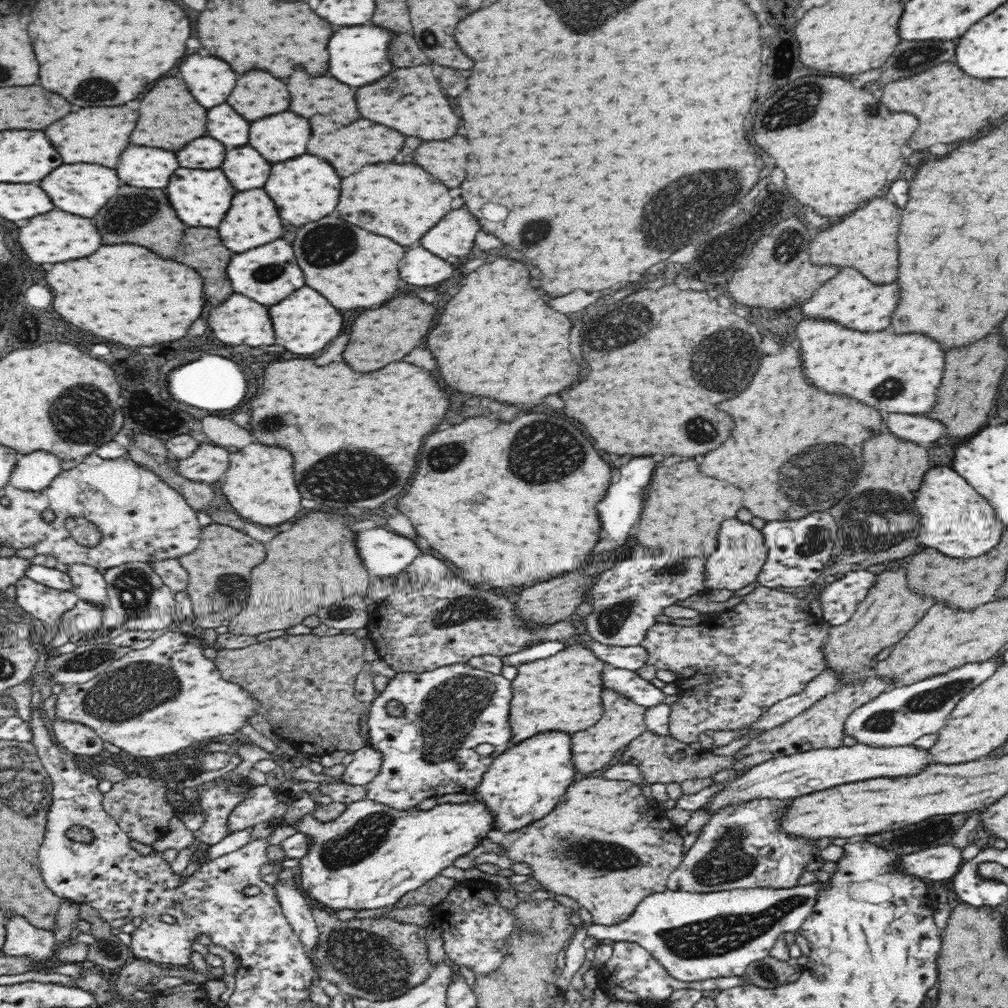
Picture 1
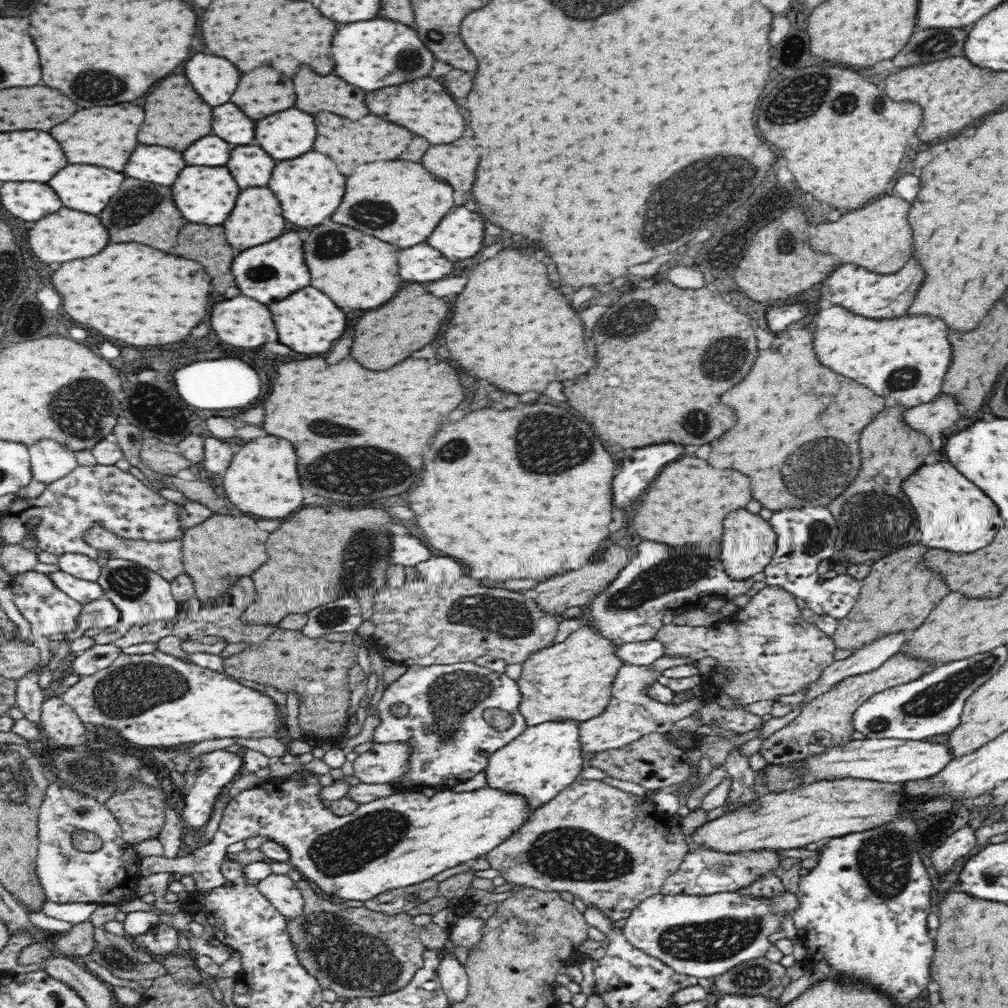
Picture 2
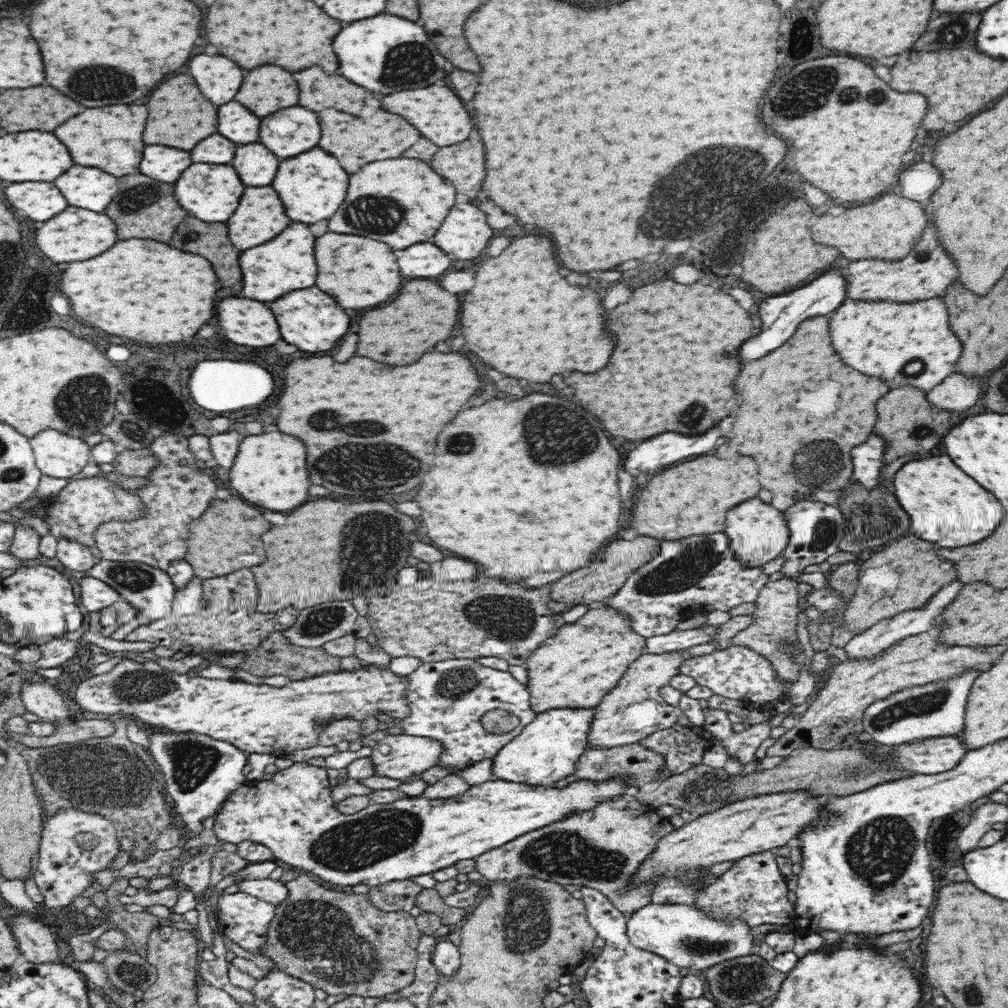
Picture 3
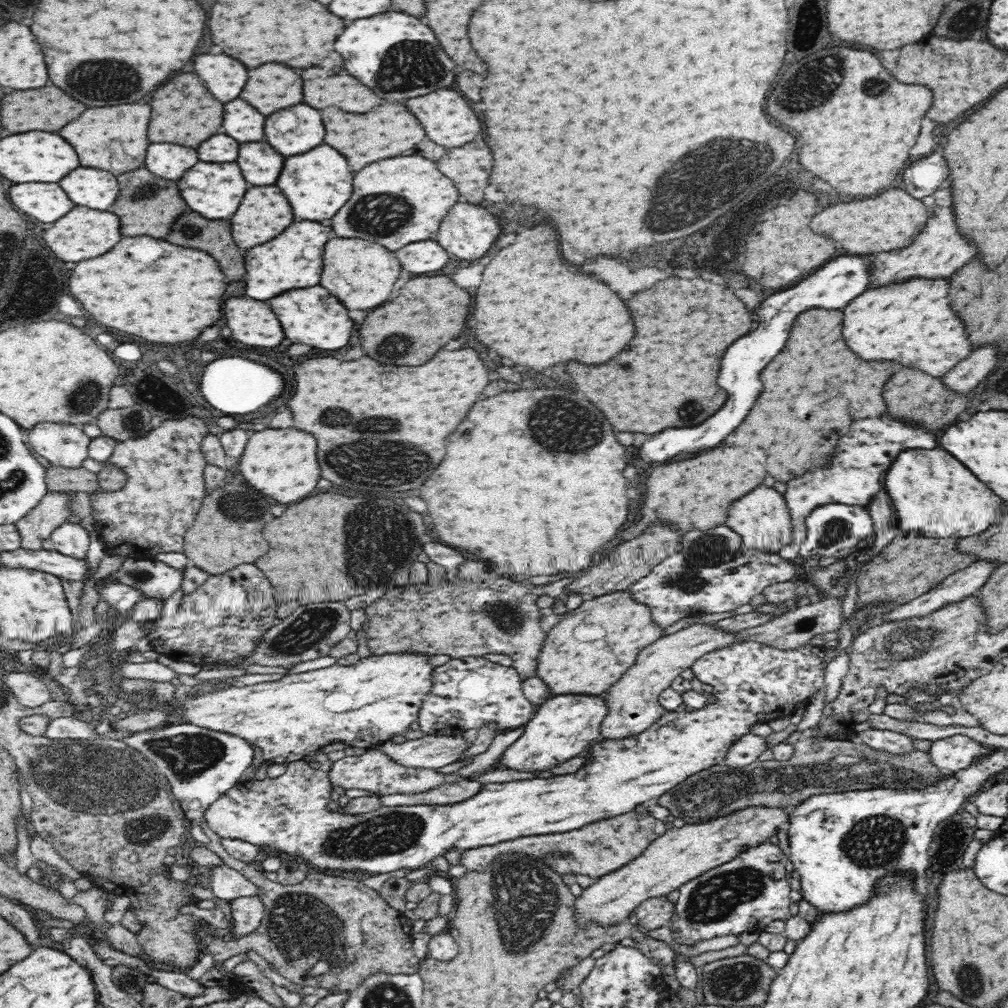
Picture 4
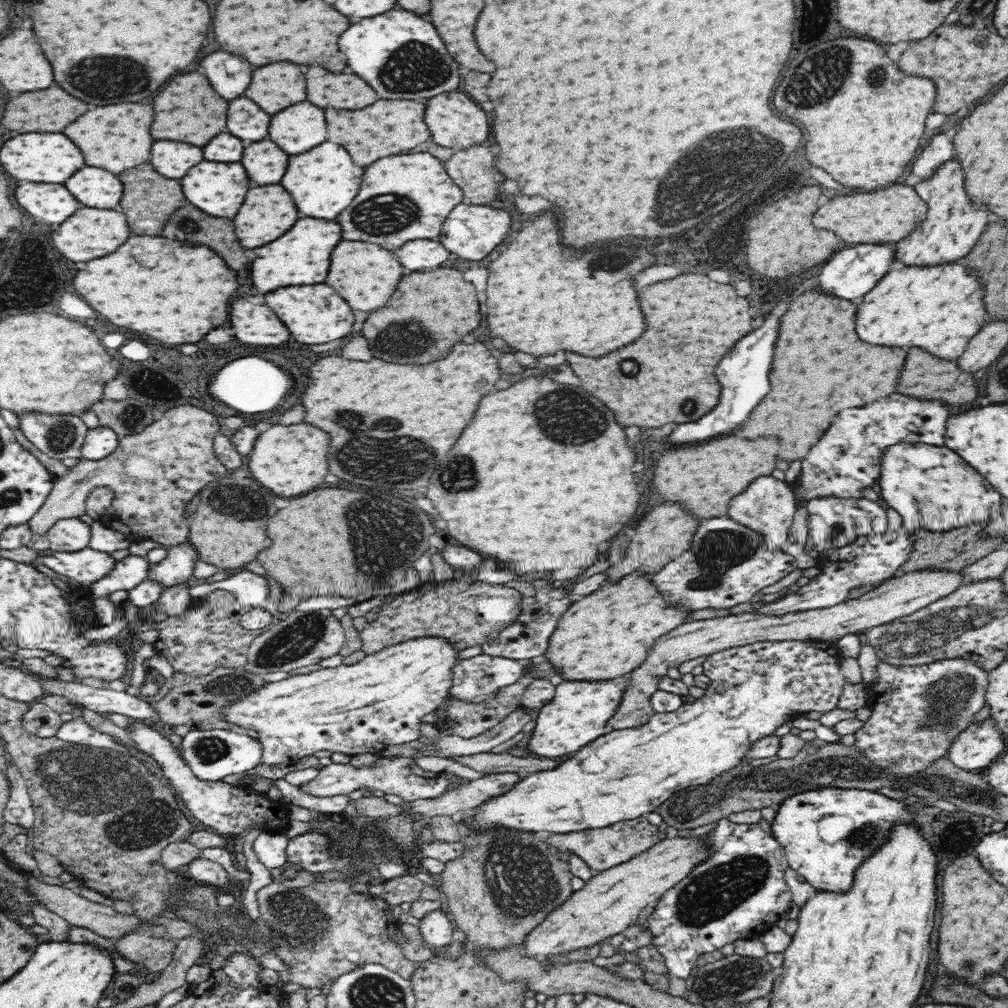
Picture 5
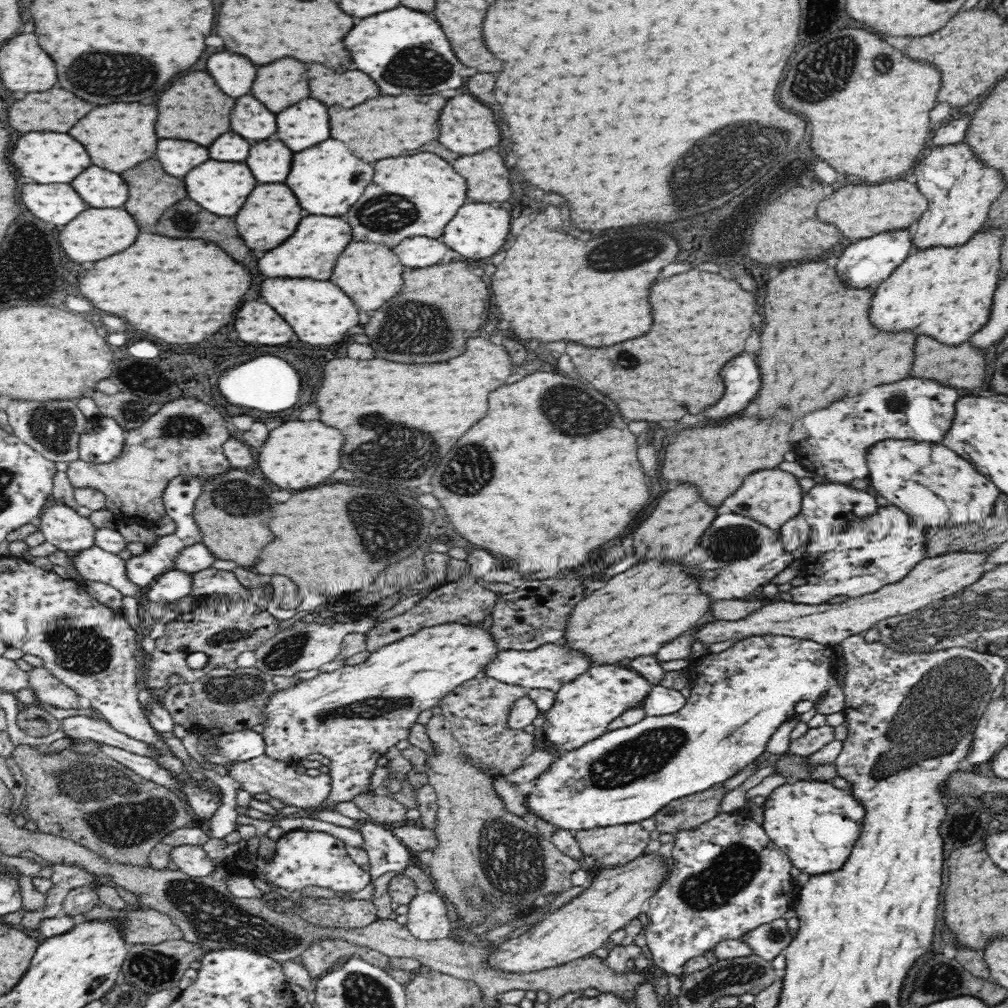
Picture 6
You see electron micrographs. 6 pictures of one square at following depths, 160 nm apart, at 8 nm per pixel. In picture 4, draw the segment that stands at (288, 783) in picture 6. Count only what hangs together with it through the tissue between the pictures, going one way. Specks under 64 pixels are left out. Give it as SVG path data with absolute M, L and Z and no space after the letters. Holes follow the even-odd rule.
M370 749L362 756L346 756L338 762L334 762L328 770L331 790L342 788L343 790L370 790L380 795L387 794L418 794L432 790L446 783L457 783L460 781L475 781L474 776L462 776L461 774L446 774L436 769L406 767L394 762L392 757L384 754L379 749Z

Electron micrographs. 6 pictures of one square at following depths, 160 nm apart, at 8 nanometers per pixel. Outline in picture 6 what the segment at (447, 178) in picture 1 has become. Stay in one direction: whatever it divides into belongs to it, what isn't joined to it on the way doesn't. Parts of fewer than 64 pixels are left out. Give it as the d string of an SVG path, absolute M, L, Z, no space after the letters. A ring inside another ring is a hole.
M494 150L476 156L460 156L452 162L468 182L467 196L476 202L504 202L512 196L510 172Z

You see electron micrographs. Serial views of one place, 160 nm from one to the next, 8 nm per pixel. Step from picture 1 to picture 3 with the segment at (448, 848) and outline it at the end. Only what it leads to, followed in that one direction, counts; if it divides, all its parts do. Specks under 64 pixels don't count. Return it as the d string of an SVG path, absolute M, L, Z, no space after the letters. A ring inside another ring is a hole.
M300 762L286 770L279 770L268 780L244 782L218 808L213 831L220 842L238 844L248 840L263 844L272 851L276 860L280 860L280 864L286 864L287 868L299 868L318 878L328 888L348 890L356 888L356 884L374 888L390 880L416 880L416 876L432 876L432 872L452 868L458 860L475 859L525 833L554 824L556 820L565 820L568 812L584 813L584 808L590 810L598 801L612 801L638 789L638 786L631 786L625 776L610 776L606 780L578 779L561 788L533 787L496 779L472 786L464 794L452 798L430 800L410 797L390 804L372 802L360 812L344 815L330 796L328 779L325 768Z

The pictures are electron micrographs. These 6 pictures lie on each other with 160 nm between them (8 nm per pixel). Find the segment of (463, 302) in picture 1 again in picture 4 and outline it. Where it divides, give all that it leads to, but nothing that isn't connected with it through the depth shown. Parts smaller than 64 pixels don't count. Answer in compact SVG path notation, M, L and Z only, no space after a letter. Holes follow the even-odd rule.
M536 226L536 228L530 228L522 234L516 236L516 240L502 248L490 262L488 266L484 268L484 280L480 284L480 288L476 290L476 298L474 298L474 328L478 330L478 338L482 344L486 344L488 348L496 350L500 356L506 356L510 358L514 364L520 364L520 366L526 366L528 370L534 370L534 372L542 372L544 368L550 368L552 364L558 364L558 362L566 362L566 360L578 360L582 364L602 364L602 362L608 362L610 358L614 358L618 352L622 352L628 344L628 340L632 340L632 316L628 316L628 306L626 302L622 302L622 298L612 292L602 280L598 278L592 278L588 274L580 274L580 272L572 272L570 266L566 266L566 260L560 256L560 250L558 250L558 238L556 238L556 232L552 226Z

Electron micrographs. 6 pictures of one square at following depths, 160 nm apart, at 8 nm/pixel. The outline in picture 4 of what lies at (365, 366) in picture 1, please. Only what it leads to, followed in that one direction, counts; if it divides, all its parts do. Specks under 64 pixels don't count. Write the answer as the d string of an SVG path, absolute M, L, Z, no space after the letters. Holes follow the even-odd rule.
M418 276L406 284L396 302L384 304L384 316L370 316L362 326L362 346L374 360L396 366L420 366L444 344L458 338L468 320L472 296L448 276ZM396 314L396 316L394 316ZM414 314L416 318L410 318Z

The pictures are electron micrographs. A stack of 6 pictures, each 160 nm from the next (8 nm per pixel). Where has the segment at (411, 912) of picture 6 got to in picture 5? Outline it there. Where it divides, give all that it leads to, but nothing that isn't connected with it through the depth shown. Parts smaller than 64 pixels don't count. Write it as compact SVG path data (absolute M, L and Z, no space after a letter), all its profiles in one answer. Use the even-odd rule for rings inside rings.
M445 907L427 911L419 919L417 927L423 940L435 948L442 948L442 946L454 941L452 920Z

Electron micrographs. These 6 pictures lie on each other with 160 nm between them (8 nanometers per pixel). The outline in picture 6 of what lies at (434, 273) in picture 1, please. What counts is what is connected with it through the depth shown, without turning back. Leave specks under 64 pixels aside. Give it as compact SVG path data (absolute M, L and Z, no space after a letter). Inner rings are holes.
M414 236L408 240L402 240L394 252L398 254L400 262L410 268L426 268L434 264L448 264L452 260L464 260L458 252L452 252L446 244L438 240L430 240L426 236Z

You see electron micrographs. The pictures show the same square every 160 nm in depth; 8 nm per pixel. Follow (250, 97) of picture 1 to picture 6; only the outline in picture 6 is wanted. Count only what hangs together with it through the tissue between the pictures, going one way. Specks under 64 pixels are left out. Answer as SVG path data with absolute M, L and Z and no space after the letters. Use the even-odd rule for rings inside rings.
M282 58L268 66L260 66L252 94L272 112L282 112L310 96L306 72L306 64L294 58Z

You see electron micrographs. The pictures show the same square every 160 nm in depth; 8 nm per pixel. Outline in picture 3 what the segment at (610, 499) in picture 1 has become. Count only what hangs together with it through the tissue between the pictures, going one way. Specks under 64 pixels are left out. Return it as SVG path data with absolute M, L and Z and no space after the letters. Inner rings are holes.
M720 424L716 428L710 428L710 432L704 432L704 436L664 432L660 436L654 436L652 440L642 442L636 450L632 450L624 462L624 468L632 476L662 470L664 466L672 466L684 458L714 450L716 438L720 436L722 436Z

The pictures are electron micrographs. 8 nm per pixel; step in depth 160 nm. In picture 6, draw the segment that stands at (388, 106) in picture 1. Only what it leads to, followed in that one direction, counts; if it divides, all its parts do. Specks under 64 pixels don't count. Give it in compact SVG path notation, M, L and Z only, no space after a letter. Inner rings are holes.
M462 94L462 96L448 100L448 104L444 106L444 112L440 116L440 138L438 140L452 152L478 154L486 148L500 144L500 130L498 130L498 124L494 120L494 114L490 108L486 108L472 96Z

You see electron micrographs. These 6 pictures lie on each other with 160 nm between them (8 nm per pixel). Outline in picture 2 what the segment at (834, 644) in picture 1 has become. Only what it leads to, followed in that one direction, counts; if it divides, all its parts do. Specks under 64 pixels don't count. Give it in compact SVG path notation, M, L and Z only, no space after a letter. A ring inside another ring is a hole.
M922 544L906 546L898 552L870 564L870 572L861 580L860 598L856 606L839 619L834 632L838 650L862 650L874 640L890 634L916 630L930 611L949 593L945 582L921 564L921 556L928 547Z

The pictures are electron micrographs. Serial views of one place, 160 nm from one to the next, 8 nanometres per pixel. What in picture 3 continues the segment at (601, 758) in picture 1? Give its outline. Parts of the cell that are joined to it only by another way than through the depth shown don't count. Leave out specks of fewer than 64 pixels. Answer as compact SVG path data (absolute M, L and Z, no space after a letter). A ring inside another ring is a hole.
M688 648L662 654L646 652L629 664L617 686L594 708L592 728L588 735L590 748L624 747L638 743L652 732L671 728L678 723L682 710L679 706L666 703L659 695L659 690L670 685L670 680L679 673L680 665L688 659L685 654L687 650Z

